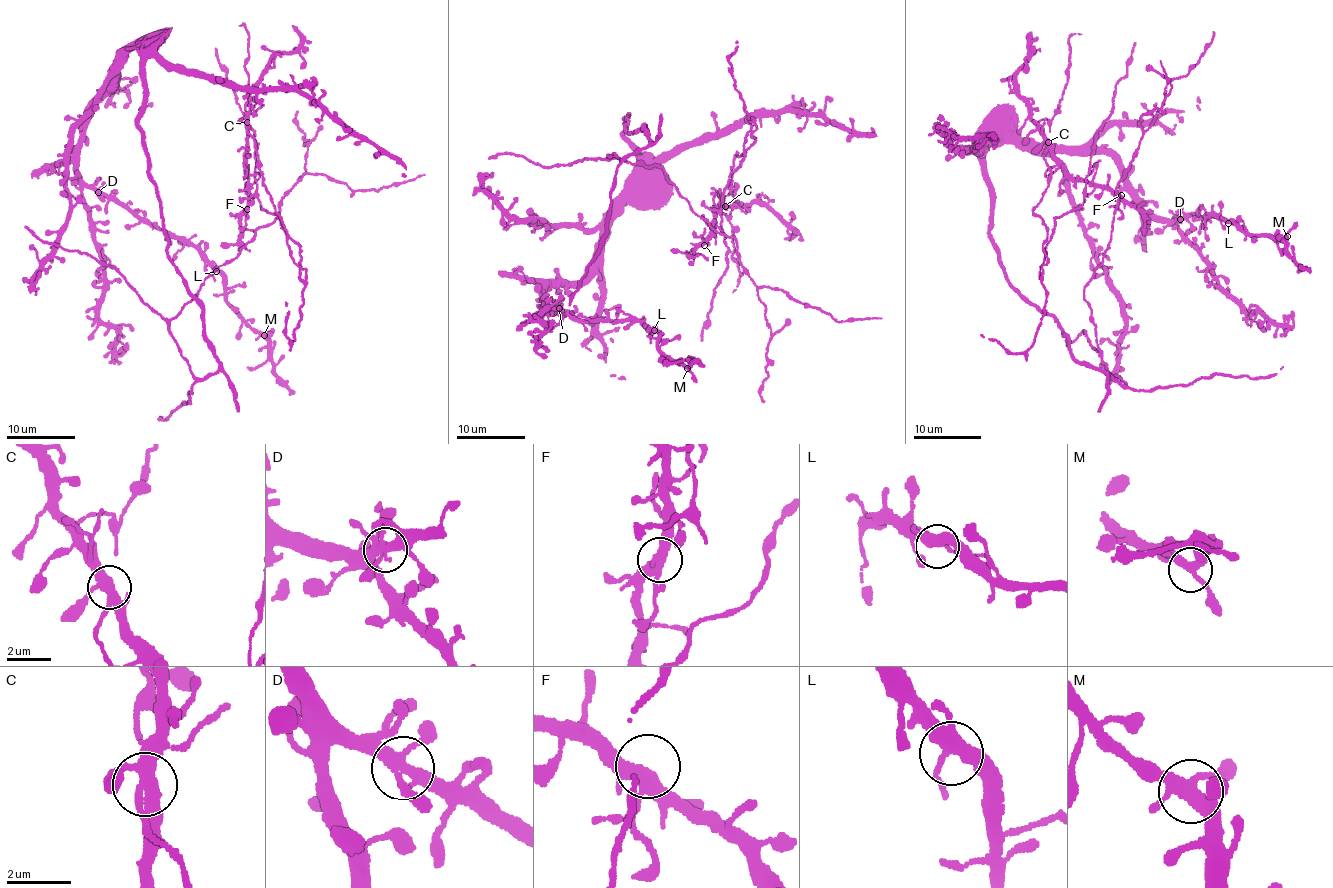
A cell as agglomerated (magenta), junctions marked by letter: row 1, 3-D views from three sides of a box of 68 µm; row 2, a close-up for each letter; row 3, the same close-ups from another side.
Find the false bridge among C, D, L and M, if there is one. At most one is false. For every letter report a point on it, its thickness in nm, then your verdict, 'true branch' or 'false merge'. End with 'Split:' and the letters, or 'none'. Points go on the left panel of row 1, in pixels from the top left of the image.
C: at (247, 122); 360 nm thick; false merge
D: at (98, 192); 340 nm thick; true branch
L: at (216, 271); 380 nm thick; true branch
M: at (264, 335); 360 nm thick; true branch
Split: C

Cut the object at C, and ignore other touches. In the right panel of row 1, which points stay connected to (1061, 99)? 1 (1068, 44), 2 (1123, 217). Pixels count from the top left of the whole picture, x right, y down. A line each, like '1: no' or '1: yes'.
1: yes
2: no

